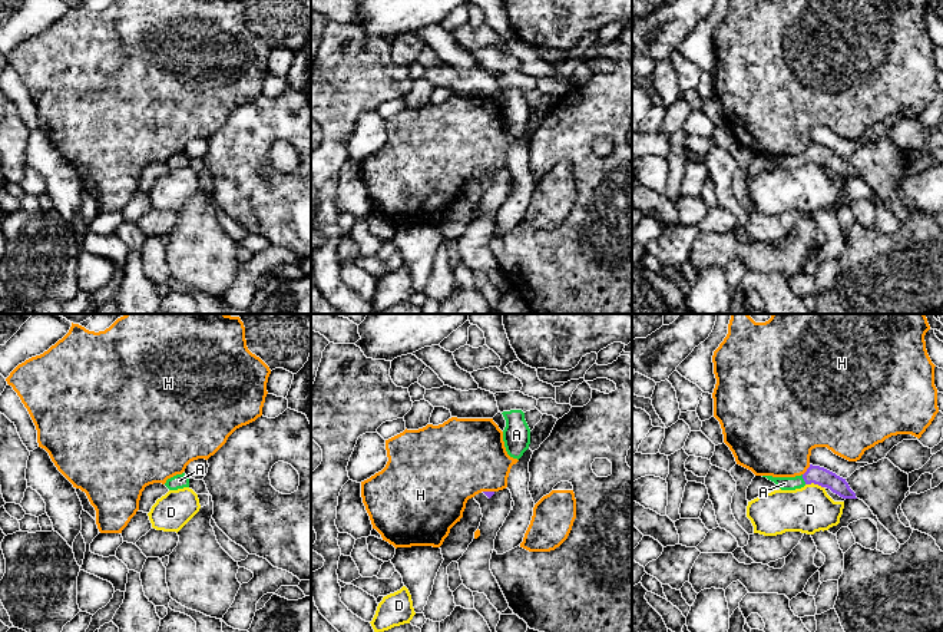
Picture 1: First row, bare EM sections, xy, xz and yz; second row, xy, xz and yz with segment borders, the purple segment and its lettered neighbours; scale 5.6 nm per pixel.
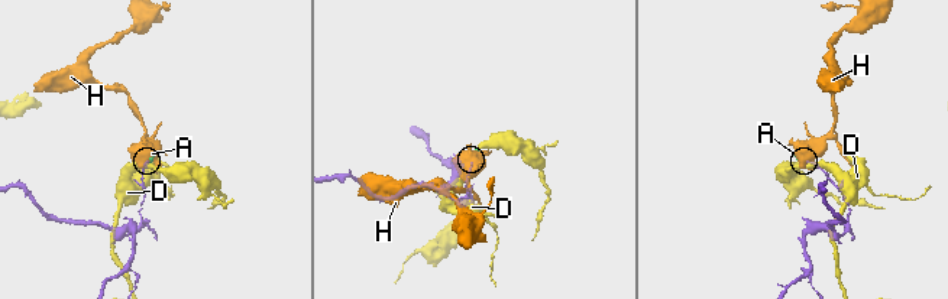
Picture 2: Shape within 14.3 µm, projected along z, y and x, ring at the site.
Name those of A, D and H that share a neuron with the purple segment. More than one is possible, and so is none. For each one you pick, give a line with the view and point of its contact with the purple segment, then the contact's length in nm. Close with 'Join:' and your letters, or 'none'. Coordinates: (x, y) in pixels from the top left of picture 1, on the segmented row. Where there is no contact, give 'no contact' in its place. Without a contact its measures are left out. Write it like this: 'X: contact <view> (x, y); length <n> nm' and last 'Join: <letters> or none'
A: contact yz (803, 477); length 60 nm
Join: A

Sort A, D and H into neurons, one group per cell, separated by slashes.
A / D / H

